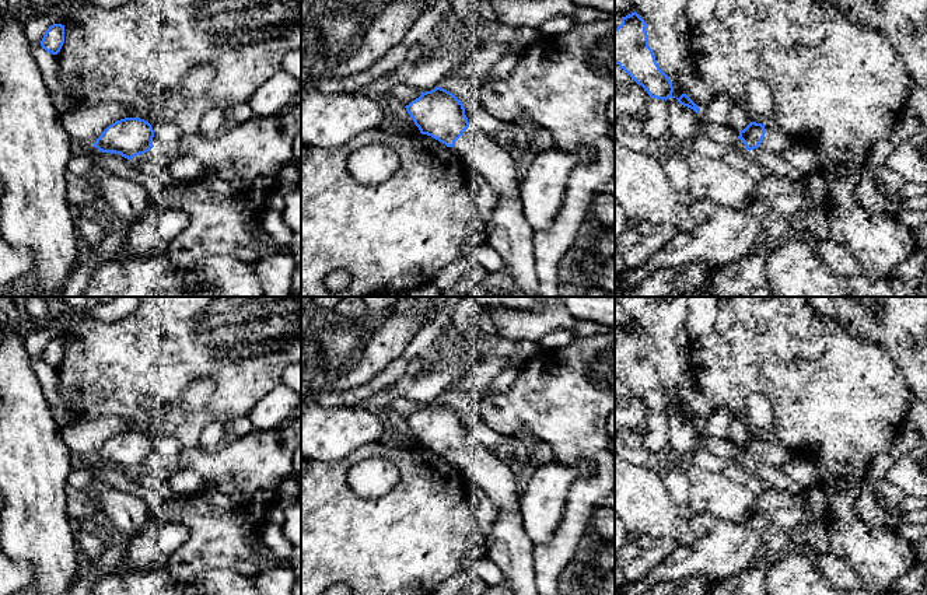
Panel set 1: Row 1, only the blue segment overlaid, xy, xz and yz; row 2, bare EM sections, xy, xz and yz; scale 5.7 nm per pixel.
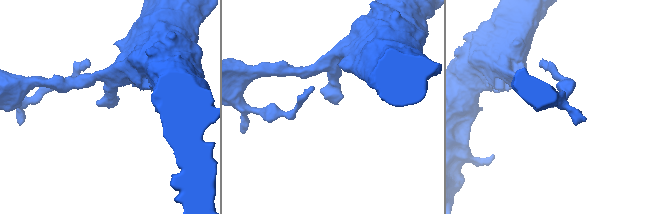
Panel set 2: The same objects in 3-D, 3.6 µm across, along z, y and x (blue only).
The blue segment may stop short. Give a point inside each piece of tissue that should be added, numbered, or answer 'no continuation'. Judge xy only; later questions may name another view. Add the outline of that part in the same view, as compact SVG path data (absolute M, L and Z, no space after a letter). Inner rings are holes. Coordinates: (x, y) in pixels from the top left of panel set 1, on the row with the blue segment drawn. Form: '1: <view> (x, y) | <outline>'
no continuation

